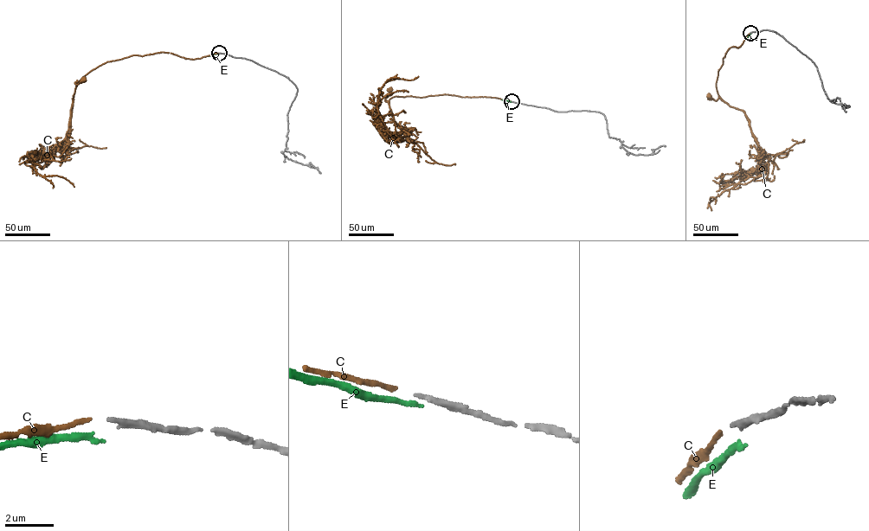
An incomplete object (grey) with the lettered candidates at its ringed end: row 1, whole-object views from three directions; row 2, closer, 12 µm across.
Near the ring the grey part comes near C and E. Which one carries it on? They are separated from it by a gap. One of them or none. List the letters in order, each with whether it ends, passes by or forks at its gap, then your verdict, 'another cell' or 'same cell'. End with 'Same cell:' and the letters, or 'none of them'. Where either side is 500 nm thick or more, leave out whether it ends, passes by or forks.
C: it ends there; same cell
E: it ends there; another cell
Same cell: C

